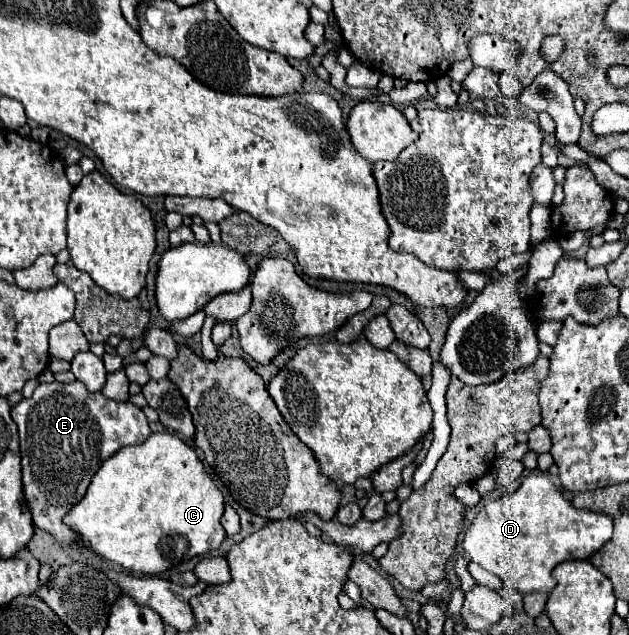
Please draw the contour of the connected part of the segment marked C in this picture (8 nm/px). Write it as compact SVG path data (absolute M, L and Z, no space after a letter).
M152 433L142 445L132 445L132 447L122 447L120 451L116 451L114 457L106 459L104 465L98 469L98 473L94 473L94 479L90 481L90 487L86 491L86 495L76 503L76 507L72 507L68 511L68 515L62 519L76 535L80 535L80 541L84 545L88 545L96 555L100 555L102 559L106 561L112 561L116 565L120 565L122 569L130 571L130 573L142 573L142 575L158 575L158 573L164 573L168 571L170 567L176 567L178 563L182 561L188 561L192 557L198 557L198 555L206 555L210 553L212 549L218 549L220 543L224 541L226 537L226 531L224 527L220 525L220 517L222 517L222 511L224 511L224 497L222 493L218 491L218 487L214 485L212 477L204 471L204 465L200 463L196 451L186 445L182 439L178 439L176 435L172 433Z

